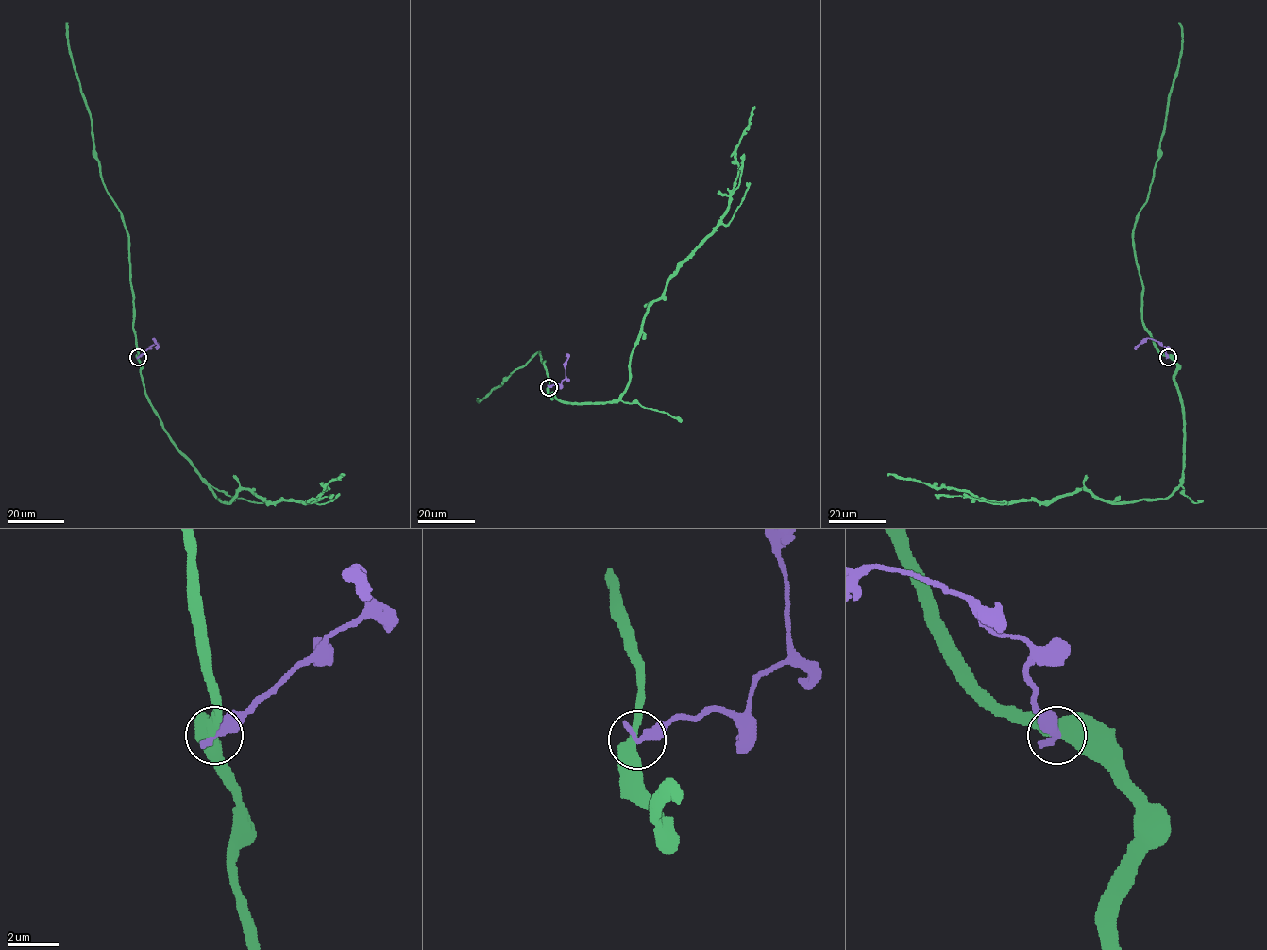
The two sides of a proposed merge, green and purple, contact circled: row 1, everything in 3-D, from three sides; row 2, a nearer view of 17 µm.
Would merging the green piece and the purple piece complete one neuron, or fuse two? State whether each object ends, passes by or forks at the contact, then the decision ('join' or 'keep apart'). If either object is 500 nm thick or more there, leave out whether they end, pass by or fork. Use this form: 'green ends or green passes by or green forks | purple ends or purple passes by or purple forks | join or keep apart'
green passes by | purple ends | keep apart

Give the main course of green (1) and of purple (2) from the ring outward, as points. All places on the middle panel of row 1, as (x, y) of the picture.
1: (549, 387), (558, 399), (599, 403), (614, 402), (628, 385), (643, 316), (728, 206), (735, 149), (754, 106)
2: (549, 387), (560, 384), (565, 378), (566, 354)

